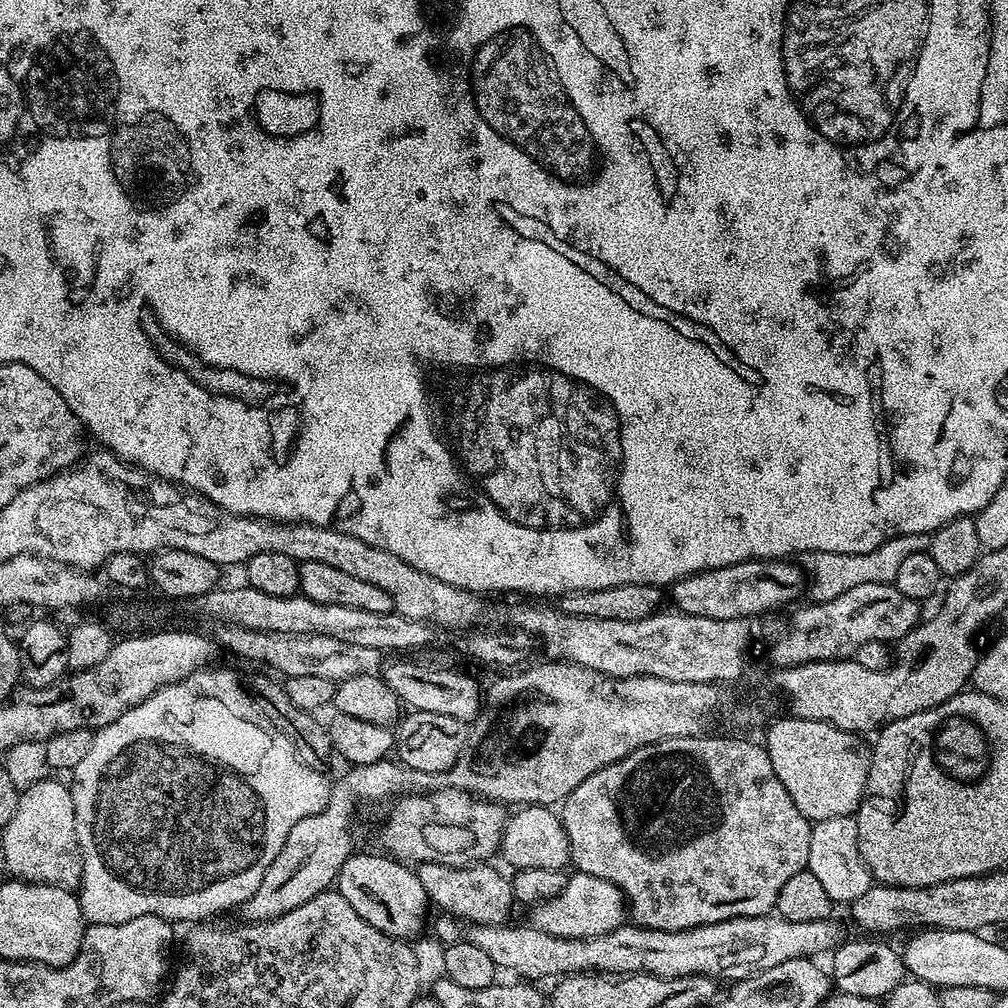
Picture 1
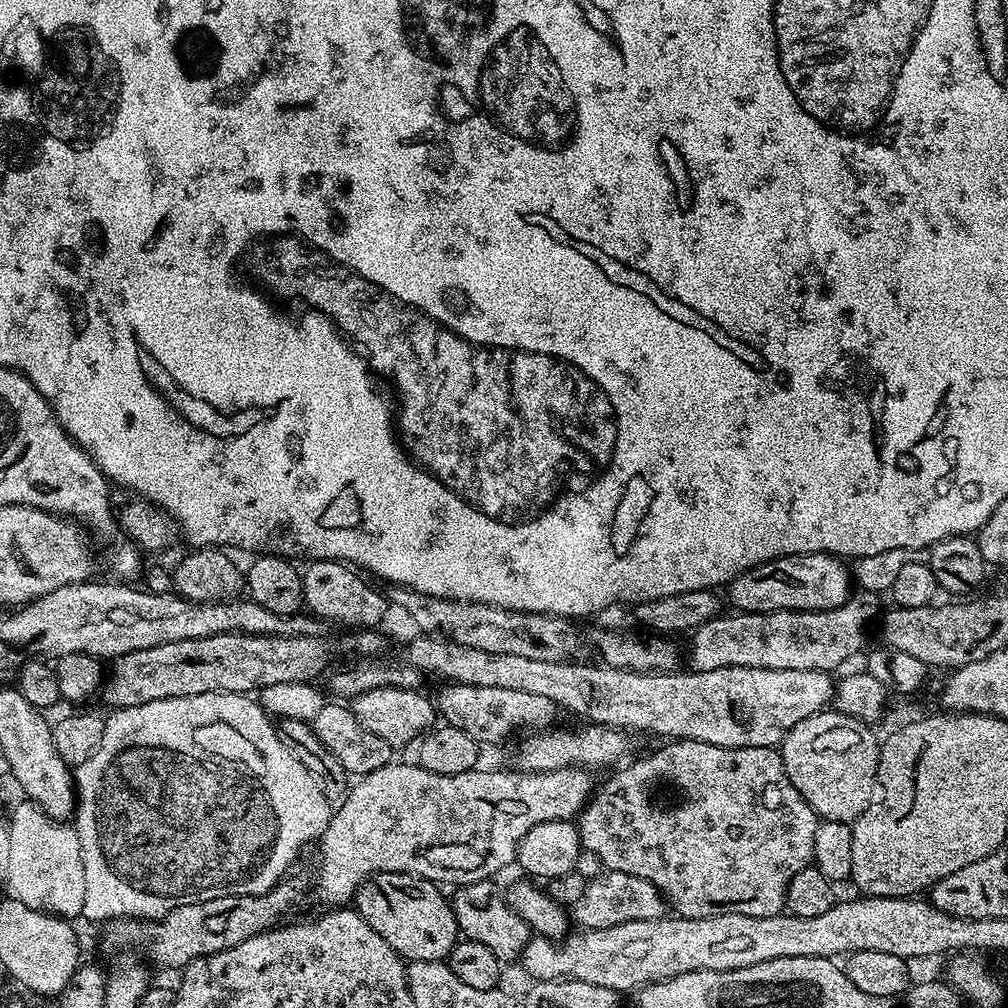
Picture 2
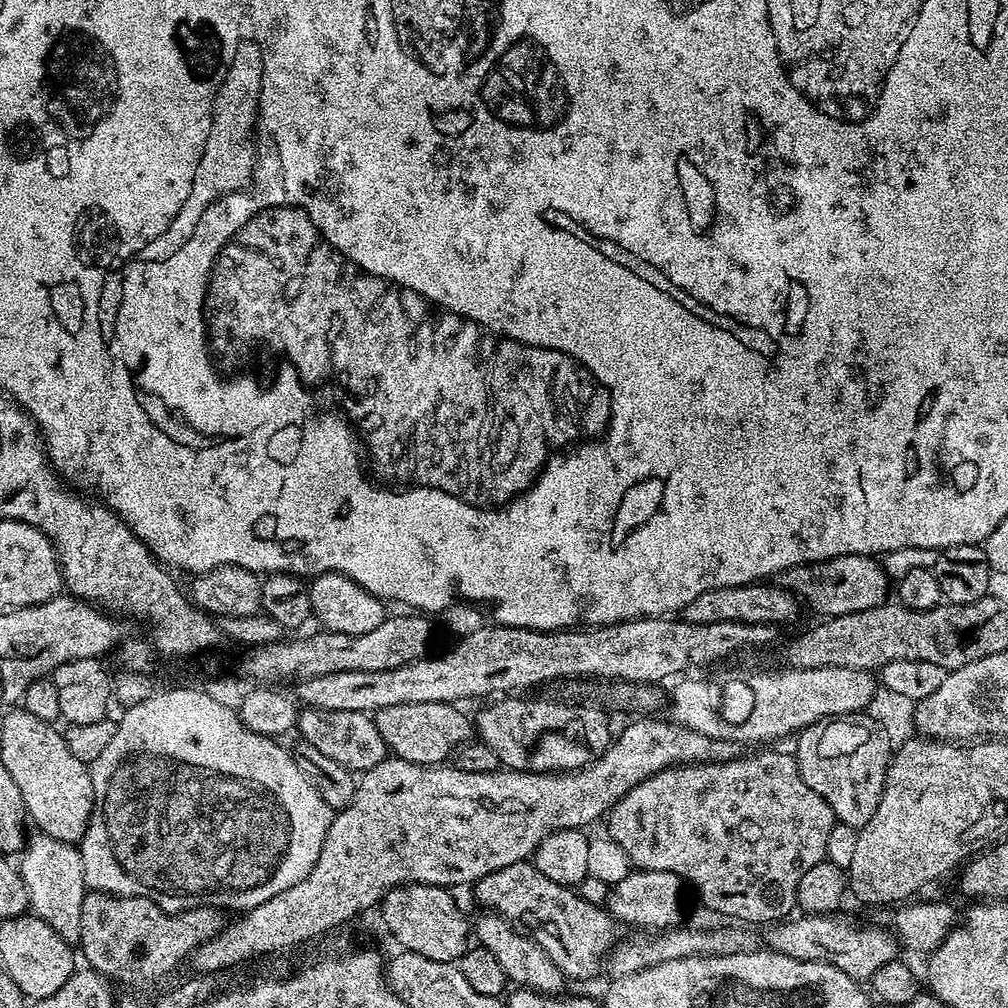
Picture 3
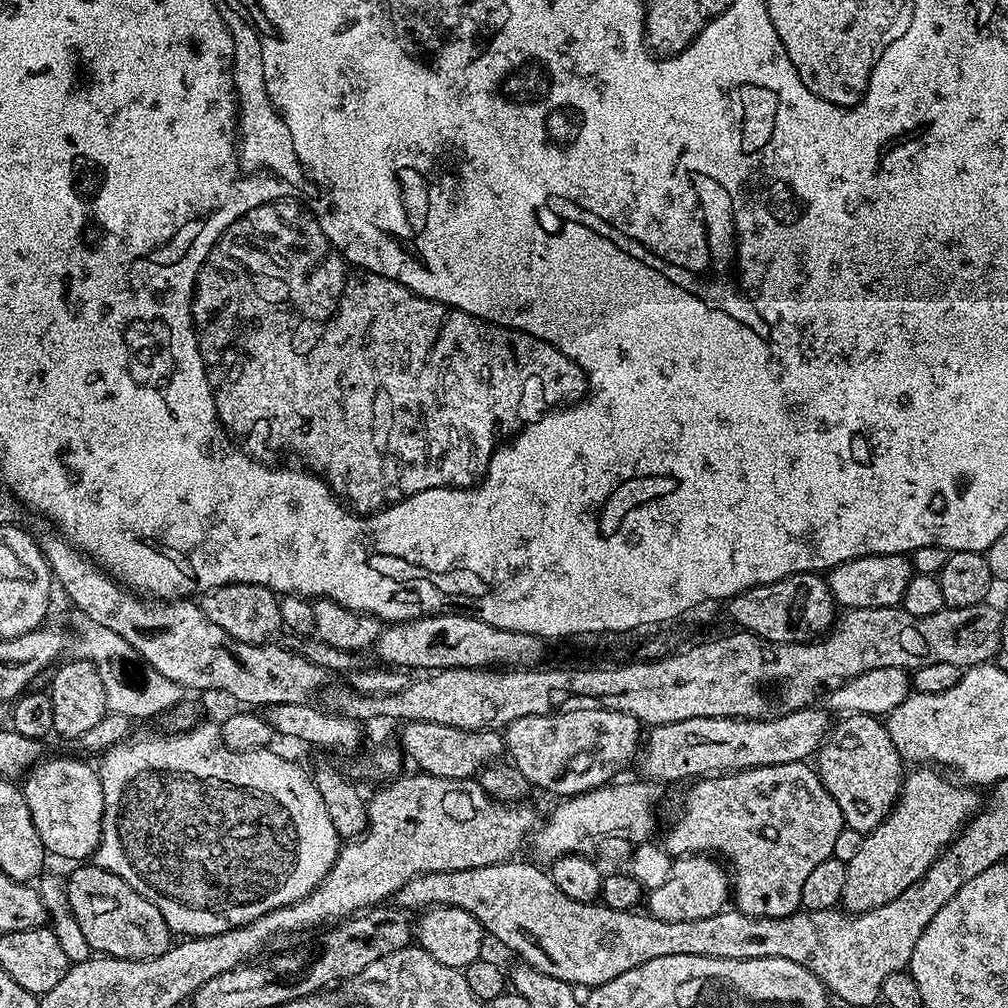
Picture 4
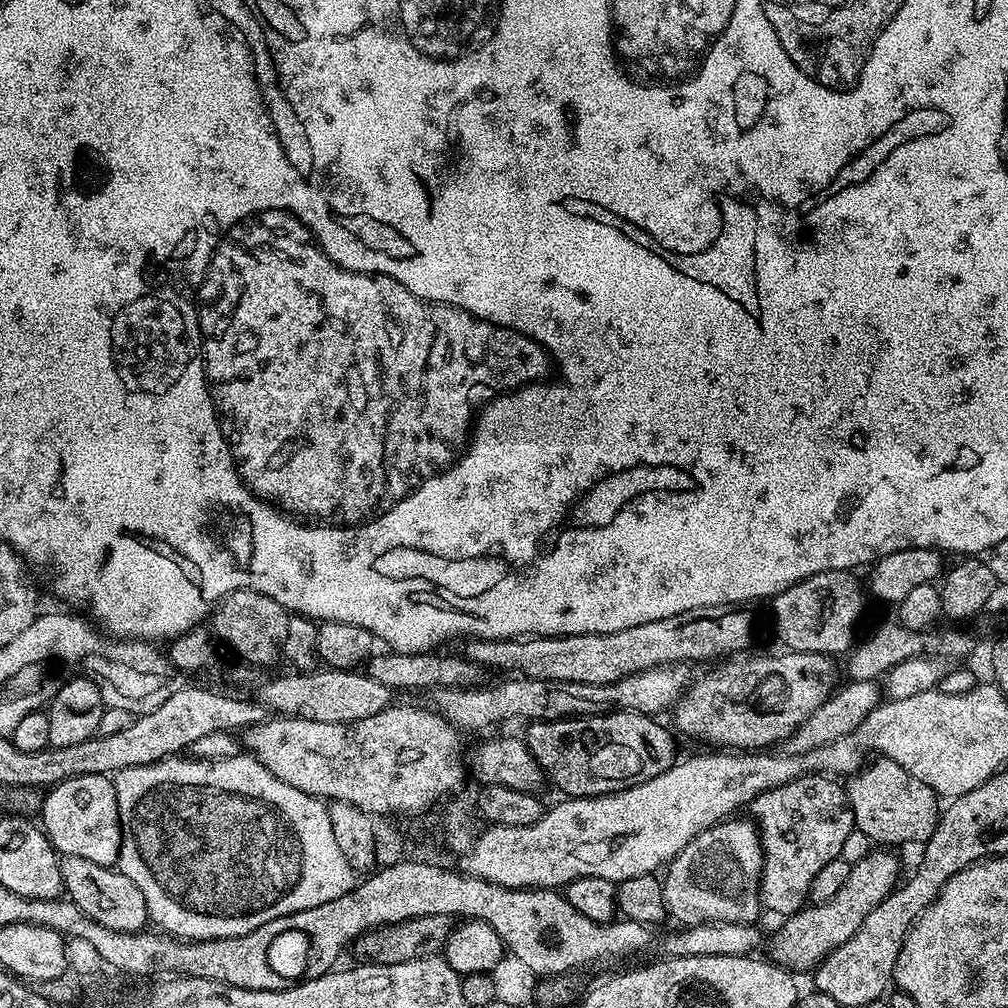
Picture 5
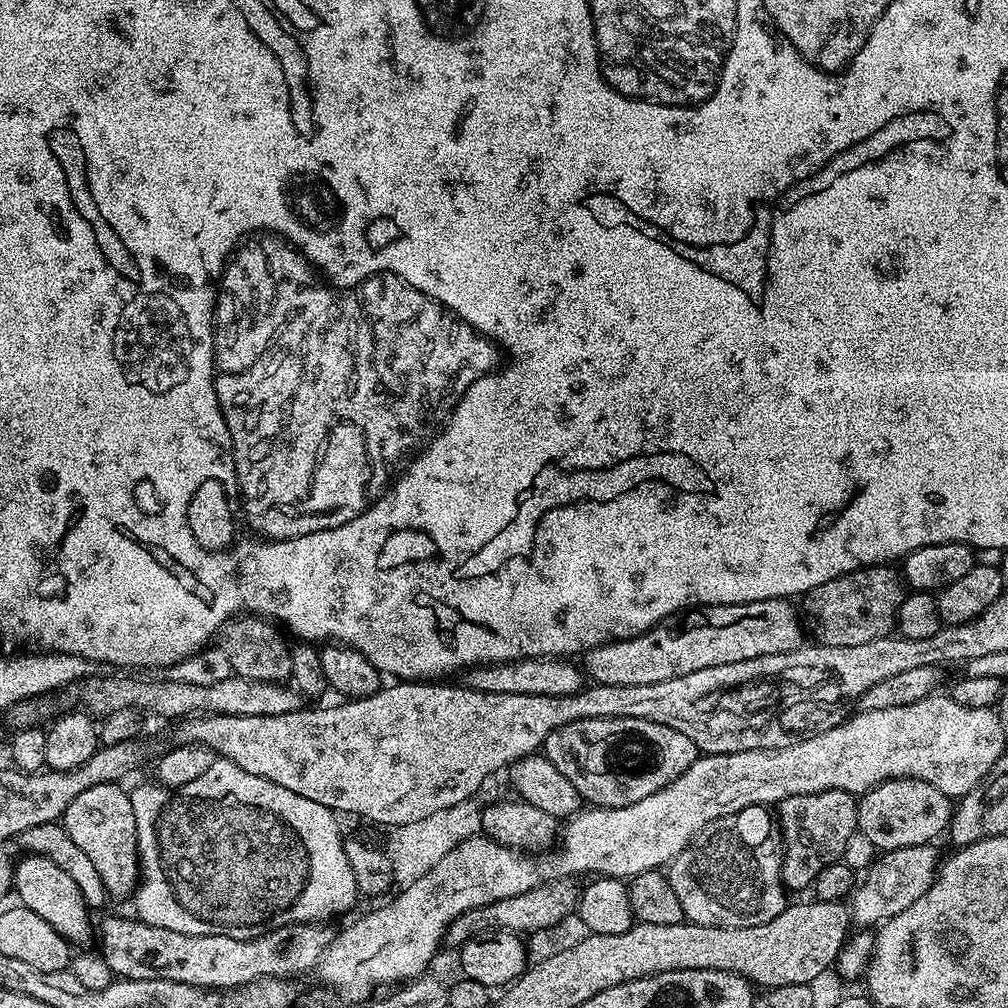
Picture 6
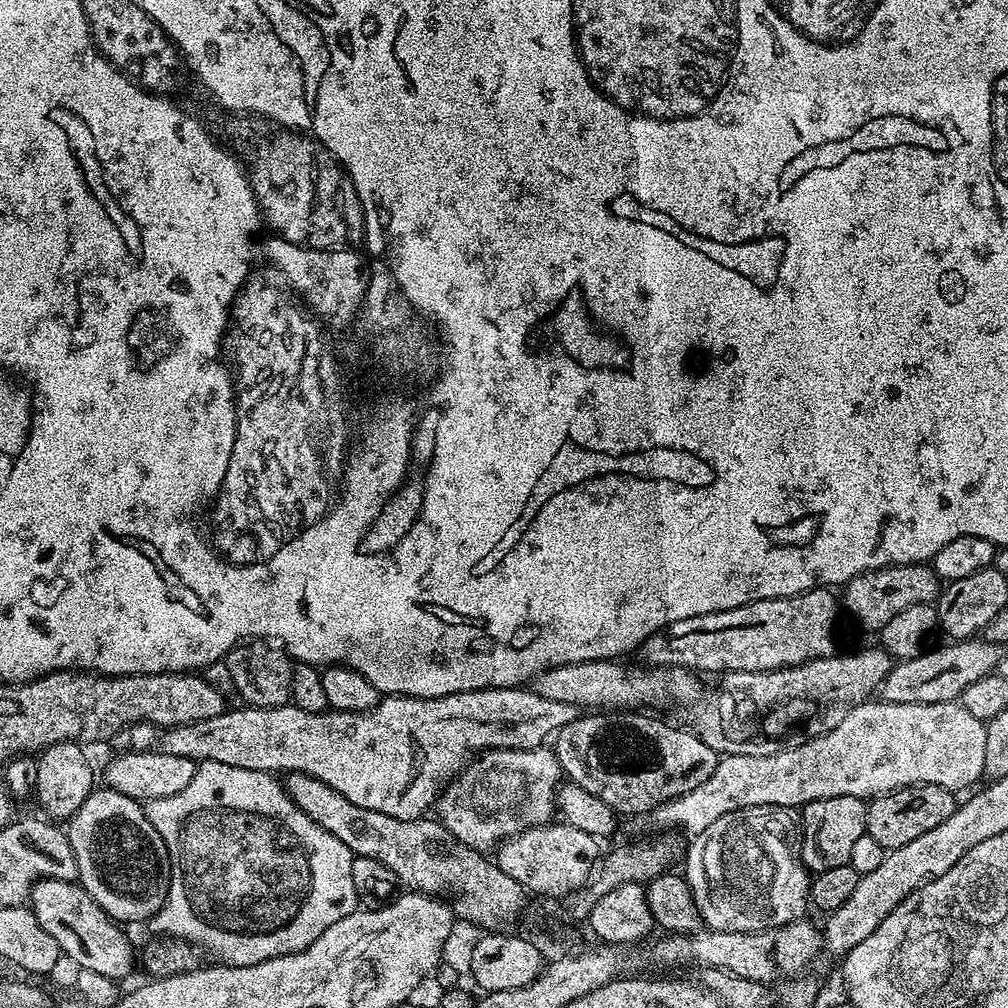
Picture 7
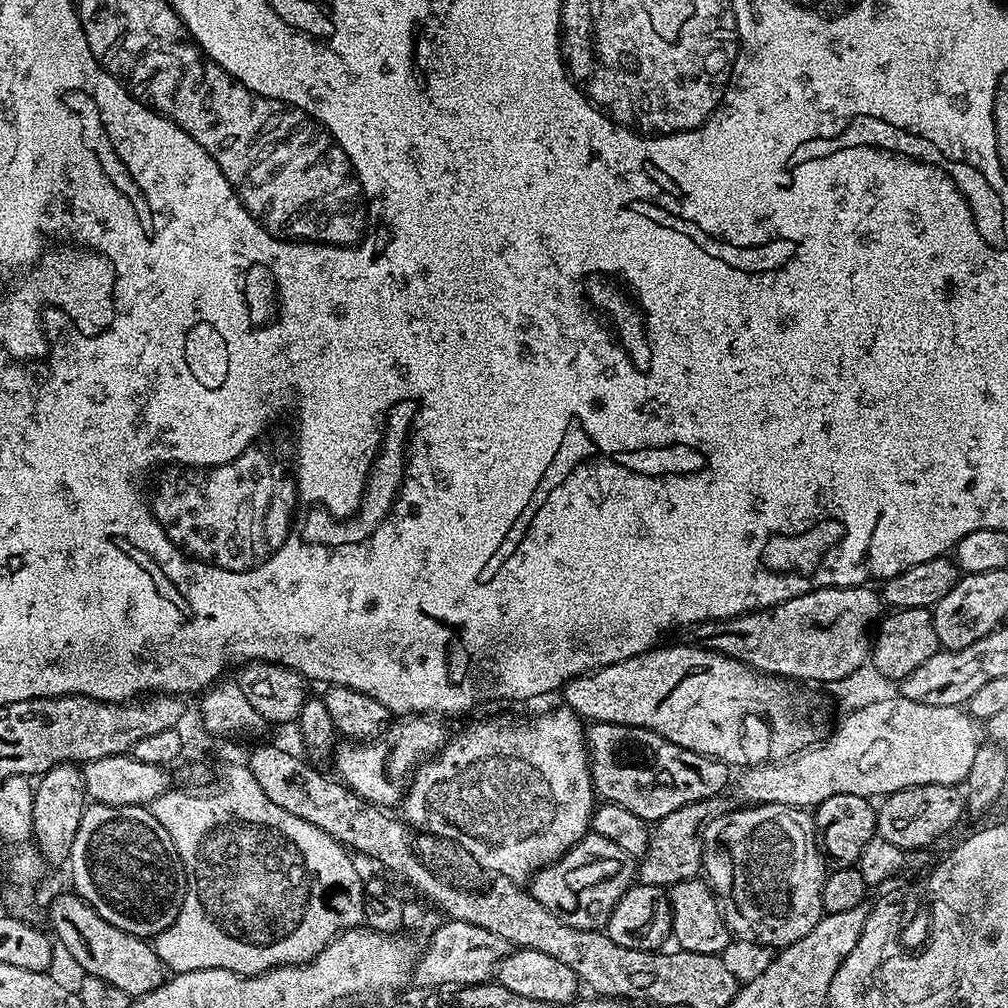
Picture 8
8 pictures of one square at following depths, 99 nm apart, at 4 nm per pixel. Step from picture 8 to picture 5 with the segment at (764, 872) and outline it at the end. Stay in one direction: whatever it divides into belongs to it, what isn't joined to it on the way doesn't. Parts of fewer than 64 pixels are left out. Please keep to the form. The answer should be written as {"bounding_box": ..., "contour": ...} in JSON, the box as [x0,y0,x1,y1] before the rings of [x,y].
{"bounding_box":[662,818,764,926],"contour":[[[729,818],[721,820],[720,823],[715,824],[712,828],[707,828],[702,834],[694,837],[687,846],[685,846],[679,854],[675,856],[667,865],[666,873],[663,877],[662,883],[664,885],[664,897],[666,898],[666,906],[668,907],[669,917],[680,926],[691,926],[693,924],[721,924],[722,922],[734,922],[735,924],[752,924],[759,918],[762,913],[762,905],[760,903],[760,879],[762,878],[762,870],[764,869],[764,847],[760,845],[760,835],[755,823],[749,819],[736,820],[740,818]]]}

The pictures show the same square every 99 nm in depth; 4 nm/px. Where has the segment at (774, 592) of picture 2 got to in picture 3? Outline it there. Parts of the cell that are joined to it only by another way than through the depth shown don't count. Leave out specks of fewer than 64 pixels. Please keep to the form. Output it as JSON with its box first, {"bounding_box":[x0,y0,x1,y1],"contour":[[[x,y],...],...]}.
{"bounding_box":[778,556,890,618],"contour":[[[839,556],[817,564],[799,564],[781,572],[778,584],[807,607],[809,604],[820,618],[877,608],[890,596],[890,581],[883,563],[871,556]]]}

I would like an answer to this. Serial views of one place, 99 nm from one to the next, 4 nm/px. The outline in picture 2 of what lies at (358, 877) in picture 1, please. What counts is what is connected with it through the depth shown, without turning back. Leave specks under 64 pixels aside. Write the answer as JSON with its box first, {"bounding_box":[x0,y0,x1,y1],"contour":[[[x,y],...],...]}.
{"bounding_box":[354,872,461,961],"contour":[[[377,872],[368,877],[355,894],[354,907],[374,930],[390,944],[405,961],[438,960],[443,961],[450,954],[450,950],[458,943],[461,935],[456,916],[452,913],[449,897],[444,897],[439,887],[431,880],[424,880],[421,876],[398,874],[397,872]]]}

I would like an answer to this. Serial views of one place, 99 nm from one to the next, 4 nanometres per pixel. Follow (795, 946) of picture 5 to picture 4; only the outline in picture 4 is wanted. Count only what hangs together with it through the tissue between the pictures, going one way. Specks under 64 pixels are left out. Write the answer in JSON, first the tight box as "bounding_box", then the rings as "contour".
{"bounding_box":[840,766,982,914],"contour":[[[916,766],[905,775],[900,789],[900,799],[892,808],[892,813],[886,817],[873,832],[865,835],[862,847],[854,858],[846,861],[846,887],[842,889],[840,904],[843,911],[849,914],[869,912],[878,906],[886,906],[886,902],[894,902],[902,890],[910,890],[926,870],[937,860],[948,845],[960,835],[960,829],[976,815],[982,804],[975,787],[965,786],[955,779],[947,780],[943,771],[932,766]]]}

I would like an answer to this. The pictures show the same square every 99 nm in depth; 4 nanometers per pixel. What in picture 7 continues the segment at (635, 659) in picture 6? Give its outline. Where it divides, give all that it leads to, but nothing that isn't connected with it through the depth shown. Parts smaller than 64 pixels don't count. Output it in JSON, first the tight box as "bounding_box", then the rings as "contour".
{"bounding_box":[638,587,842,674],"contour":[[[827,587],[811,588],[809,592],[800,592],[796,596],[783,596],[773,600],[759,600],[743,604],[730,610],[702,614],[694,618],[682,618],[666,628],[660,628],[646,642],[641,644],[638,652],[644,655],[643,663],[653,667],[680,667],[697,674],[704,672],[765,672],[804,664],[807,660],[817,660],[823,656],[833,655],[836,648],[836,619],[842,616],[842,604],[837,593]]]}

